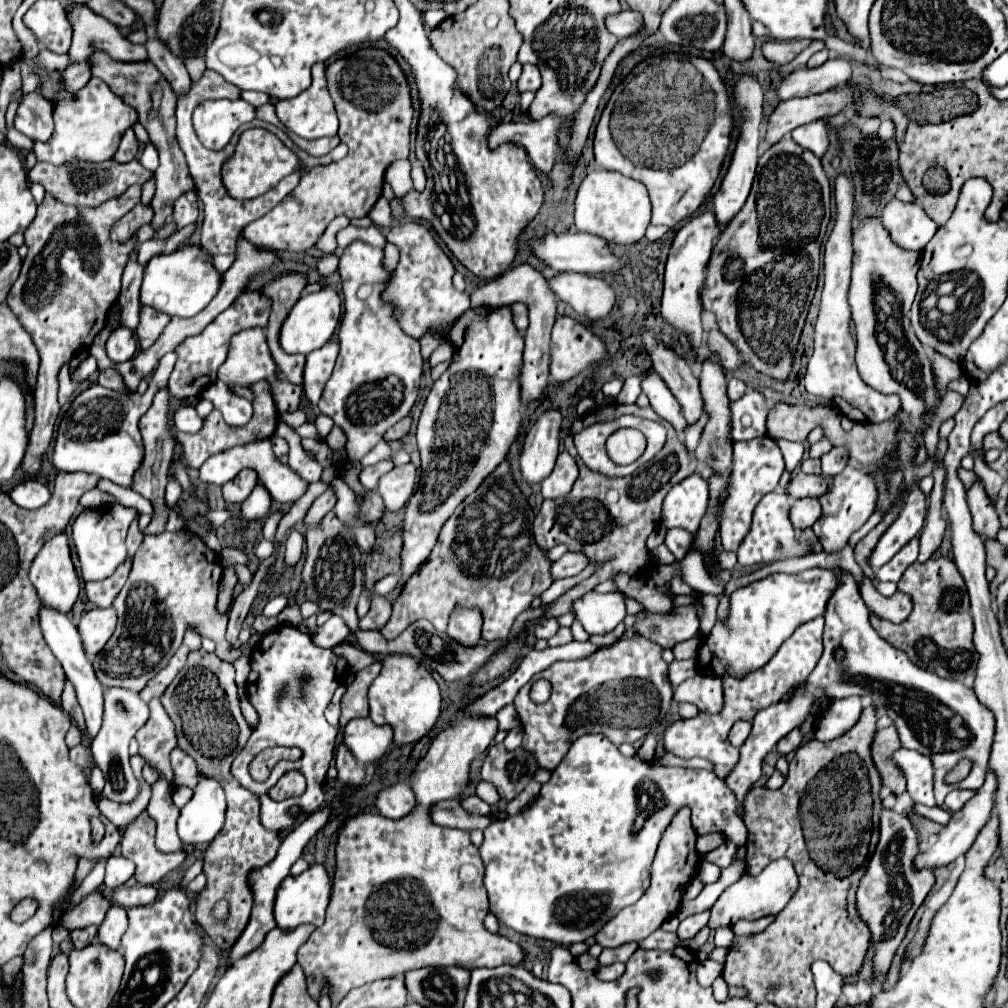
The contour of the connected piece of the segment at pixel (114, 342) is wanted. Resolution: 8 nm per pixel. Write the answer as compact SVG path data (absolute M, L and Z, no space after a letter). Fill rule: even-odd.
M119 326L107 338L107 356L115 364L121 364L125 360L131 360L135 352L137 352L137 340L135 340L133 332L129 332L129 328Z

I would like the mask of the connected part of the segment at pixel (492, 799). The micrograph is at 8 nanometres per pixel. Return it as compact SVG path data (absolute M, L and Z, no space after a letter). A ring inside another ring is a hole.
M481 782L481 784L477 786L477 796L479 796L483 802L491 804L491 806L495 806L495 804L499 802L497 790L493 788L493 784L487 784L487 782Z

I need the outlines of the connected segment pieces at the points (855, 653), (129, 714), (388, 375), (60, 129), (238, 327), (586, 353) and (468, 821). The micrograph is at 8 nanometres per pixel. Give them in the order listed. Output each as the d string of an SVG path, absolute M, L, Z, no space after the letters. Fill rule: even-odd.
M837 566L837 586L827 602L825 610L825 634L823 634L823 656L811 676L807 678L805 686L801 686L791 700L781 700L769 708L757 712L753 720L753 730L745 744L741 746L741 758L737 768L727 778L727 786L735 794L737 800L737 814L743 816L743 802L751 786L761 778L761 764L763 758L775 744L793 728L805 720L813 700L827 696L827 698L847 698L851 694L857 696L871 696L875 706L885 706L887 714L893 718L901 744L905 748L917 750L927 754L935 766L935 800L937 806L943 806L945 794L953 788L961 790L977 790L987 772L989 752L995 734L995 720L989 708L977 700L975 692L961 682L939 678L933 672L925 672L917 668L905 652L887 644L871 626L869 610L859 596L857 582L851 572ZM833 650L845 650L845 658L837 660ZM961 760L971 762L971 772L967 778L947 784L945 774L949 774Z
M107 688L105 690L105 714L103 714L103 726L99 734L91 742L91 752L97 762L97 766L103 770L105 776L105 788L103 796L113 802L133 802L139 796L139 780L135 778L131 766L129 766L129 740L135 736L135 732L147 722L149 708L135 692L123 690L123 688Z
M353 242L345 248L339 260L339 274L343 282L343 296L345 296L345 314L339 326L339 358L335 364L335 372L325 384L325 390L319 400L319 410L333 418L337 426L341 426L347 434L347 452L351 460L361 460L371 446L375 446L387 428L397 424L405 418L411 406L417 400L421 374L423 374L423 356L419 340L407 336L397 322L395 306L381 298L383 290L387 288L391 274L383 264L383 248L375 248L363 242Z
M91 78L79 92L73 94L71 100L57 100L53 104L53 120L55 130L47 142L33 142L33 154L37 162L49 162L55 166L71 164L73 160L79 162L105 162L113 158L117 144L121 140L121 132L131 128L137 122L137 114L133 108L121 102L103 80Z
M245 292L225 312L221 312L201 334L185 338L183 344L177 346L179 358L177 358L175 368L169 376L171 396L175 396L183 404L193 400L195 396L201 396L201 392L217 380L217 370L227 360L231 336L235 336L237 332L247 330L247 328L257 328L257 326L265 328L267 318L269 318L269 310L271 310L271 300L267 296L263 296L259 292Z
M569 316L555 320L551 334L551 378L565 382L577 376L587 364L605 356L603 342L583 324Z
M445 800L441 804L435 804L431 818L435 824L439 826L449 826L449 828L459 828L465 832L473 832L473 830L485 830L487 826L491 826L493 822L505 820L509 814L507 812L491 812L487 816L481 814L471 814L467 812L457 800Z

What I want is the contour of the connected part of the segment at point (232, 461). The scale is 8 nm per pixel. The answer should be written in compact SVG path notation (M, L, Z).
M269 438L255 440L255 442L249 442L245 446L235 446L235 448L229 448L225 452L219 452L217 456L211 456L203 464L203 468L199 468L199 478L203 482L207 482L207 484L219 484L219 486L223 486L225 482L233 480L243 468L255 468L257 474L259 474L259 480L269 488L271 496L279 504L293 504L305 492L305 488L307 488L307 482L303 482L297 474L293 474L293 470L289 466L281 464L279 460L275 460Z

